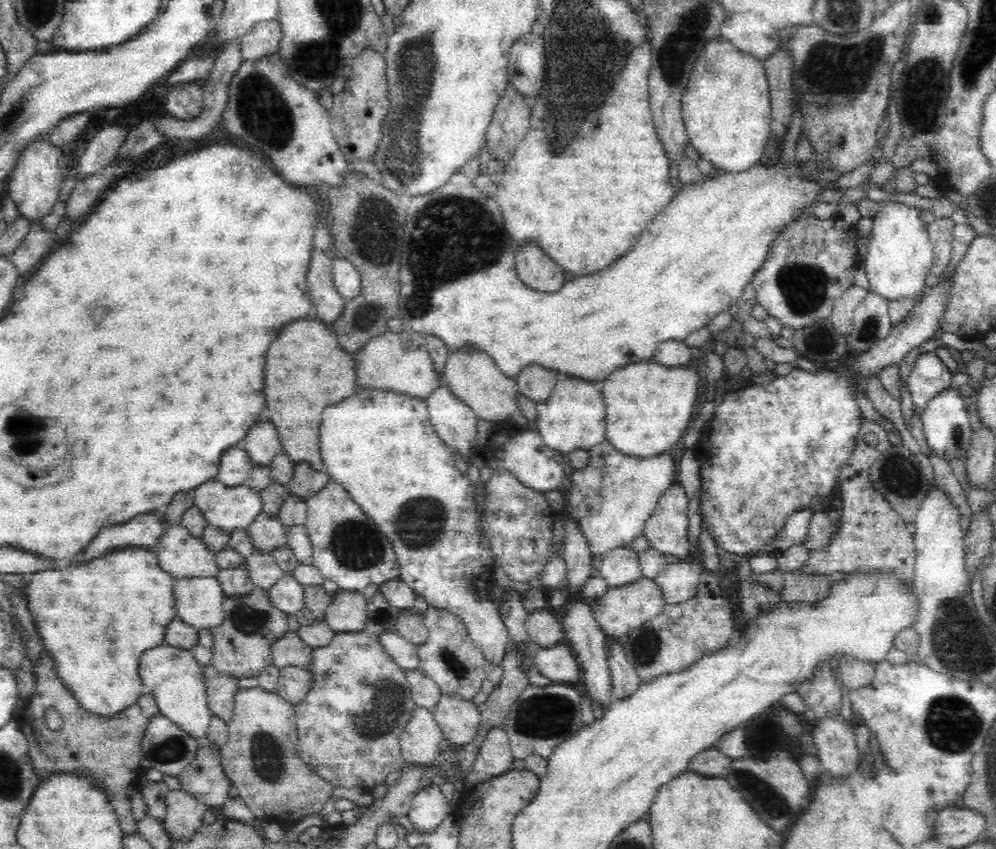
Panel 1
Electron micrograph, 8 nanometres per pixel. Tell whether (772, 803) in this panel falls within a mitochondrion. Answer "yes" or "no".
yes

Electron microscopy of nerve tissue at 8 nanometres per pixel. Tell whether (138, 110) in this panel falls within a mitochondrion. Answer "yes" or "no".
no

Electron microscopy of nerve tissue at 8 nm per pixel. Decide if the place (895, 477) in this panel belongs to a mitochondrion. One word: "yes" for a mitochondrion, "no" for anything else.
yes

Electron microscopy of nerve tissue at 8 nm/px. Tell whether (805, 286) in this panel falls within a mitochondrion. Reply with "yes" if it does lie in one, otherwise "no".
yes

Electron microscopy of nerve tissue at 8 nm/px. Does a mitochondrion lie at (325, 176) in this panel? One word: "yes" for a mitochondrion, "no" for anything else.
no

